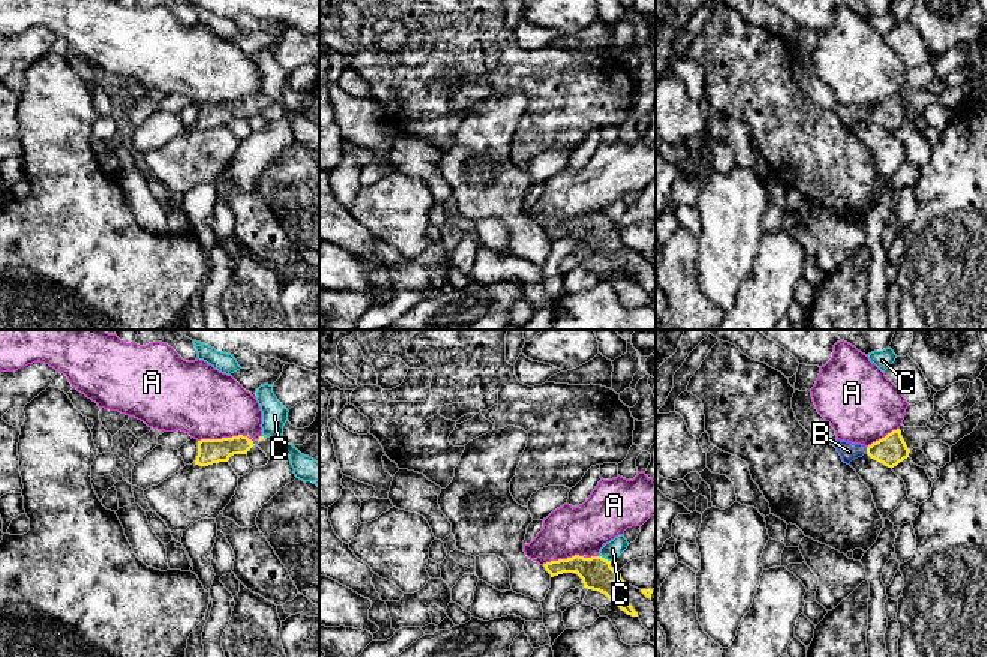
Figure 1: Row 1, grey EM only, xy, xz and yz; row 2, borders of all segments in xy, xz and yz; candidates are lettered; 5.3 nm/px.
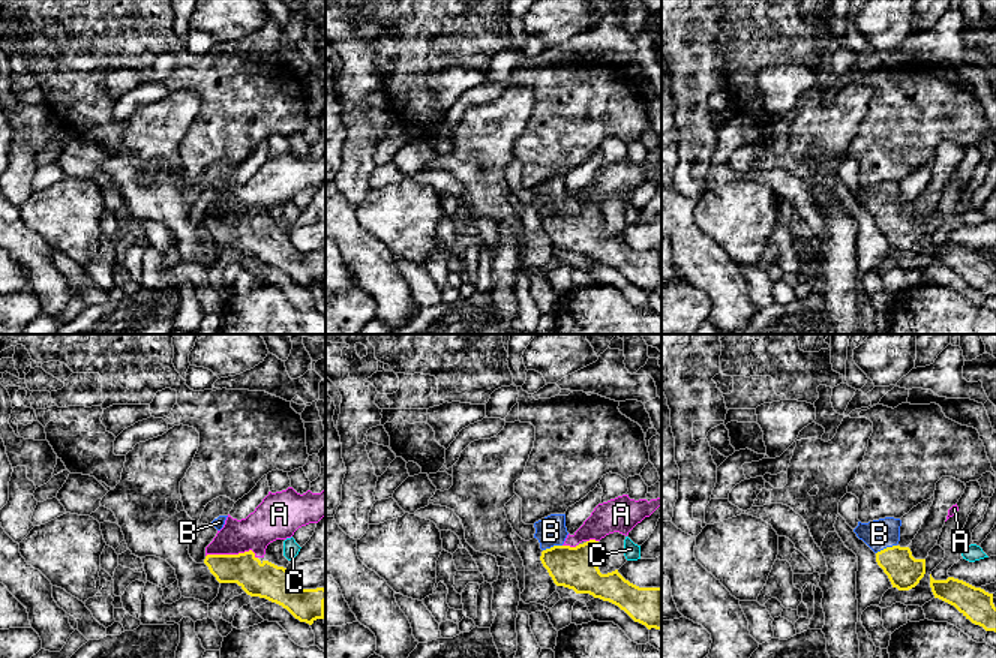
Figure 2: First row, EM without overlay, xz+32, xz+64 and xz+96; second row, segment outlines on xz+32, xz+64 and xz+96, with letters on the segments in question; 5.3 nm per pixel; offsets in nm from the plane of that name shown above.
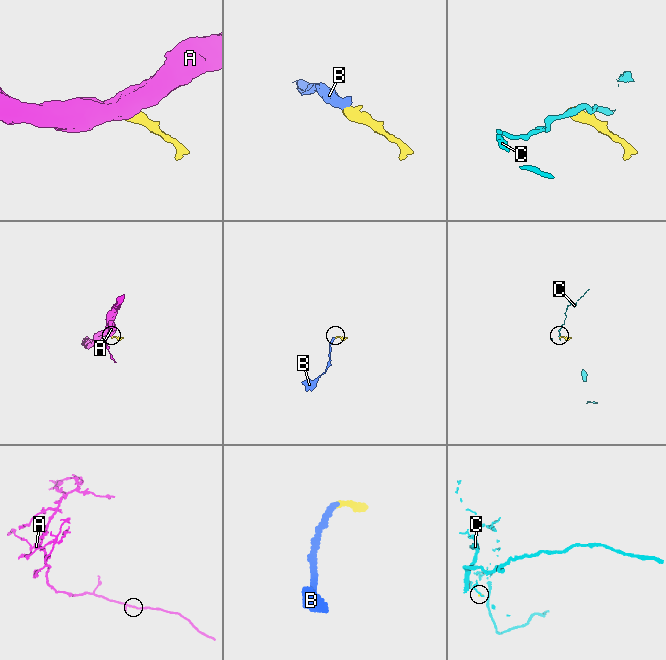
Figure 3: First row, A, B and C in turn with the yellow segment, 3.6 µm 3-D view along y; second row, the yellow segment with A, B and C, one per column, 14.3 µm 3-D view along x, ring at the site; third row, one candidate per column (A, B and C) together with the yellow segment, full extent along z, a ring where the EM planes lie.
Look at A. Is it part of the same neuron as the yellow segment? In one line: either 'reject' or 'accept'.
reject

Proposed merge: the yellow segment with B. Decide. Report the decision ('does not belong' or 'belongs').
belongs

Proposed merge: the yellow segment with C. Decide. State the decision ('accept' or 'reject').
reject

